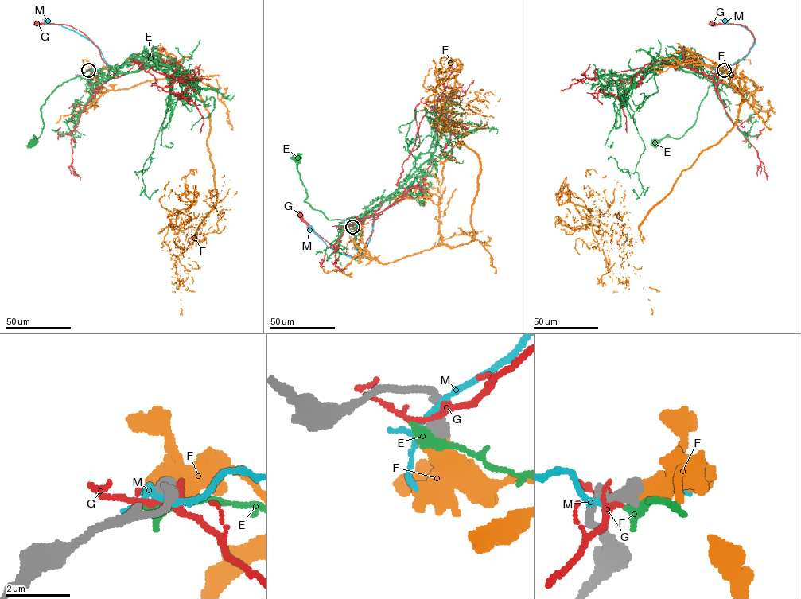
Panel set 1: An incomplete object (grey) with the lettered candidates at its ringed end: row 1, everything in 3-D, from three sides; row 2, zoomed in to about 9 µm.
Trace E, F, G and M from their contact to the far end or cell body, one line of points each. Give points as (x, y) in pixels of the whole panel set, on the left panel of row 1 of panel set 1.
E: (89, 71), (101, 73), (101, 80), (93, 83), (72, 78), (47, 99), (40, 112), (44, 126), (33, 142)
F: (88, 70), (102, 91), (175, 76), (197, 93), (216, 205), (191, 242), (193, 201), (159, 200), (196, 173)
G: (89, 71), (101, 83), (114, 76), (109, 65), (102, 60), (99, 49), (79, 30), (63, 24), (36, 23)
M: (89, 71), (110, 69), (99, 48), (72, 30), (46, 21)

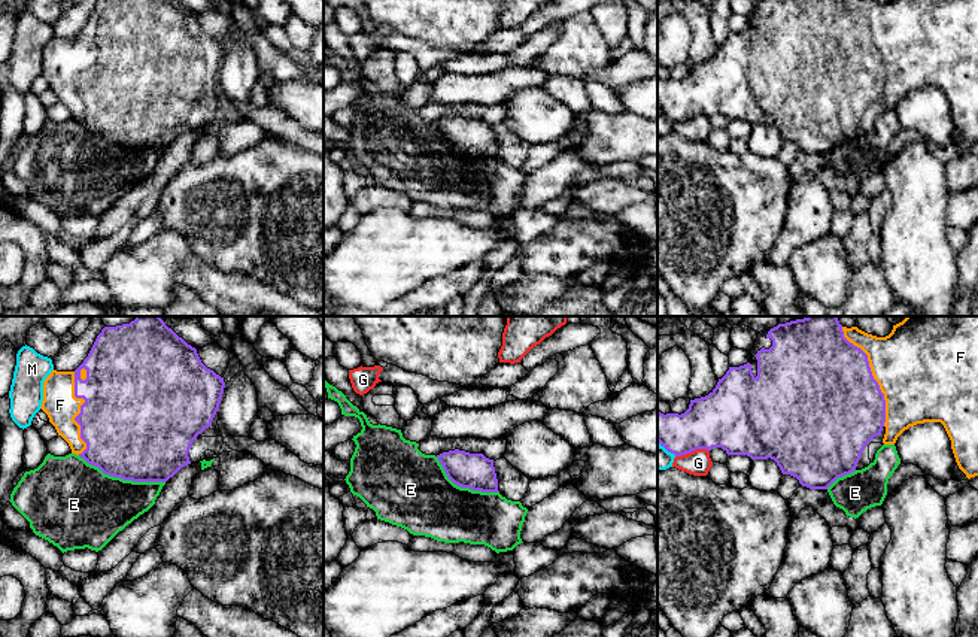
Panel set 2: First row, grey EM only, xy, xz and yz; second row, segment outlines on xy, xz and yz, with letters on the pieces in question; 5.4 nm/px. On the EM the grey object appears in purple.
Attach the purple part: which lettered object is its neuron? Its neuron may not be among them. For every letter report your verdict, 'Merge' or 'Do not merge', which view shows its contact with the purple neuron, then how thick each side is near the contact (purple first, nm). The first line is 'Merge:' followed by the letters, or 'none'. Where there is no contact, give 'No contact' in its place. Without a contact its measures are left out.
Merge: F
E: Do not merge. Touches purple in xy. Thickness 500 nm (purple) against 420 nm
F: Merge. Touches purple in yz. Thickness 500 nm (purple) against 460 nm
G: Do not merge. Touches purple in yz. Thickness 320 nm (purple) against 140 nm
M: Do not merge. Touches purple in yz. Thickness 260 nm (purple) against 130 nm

